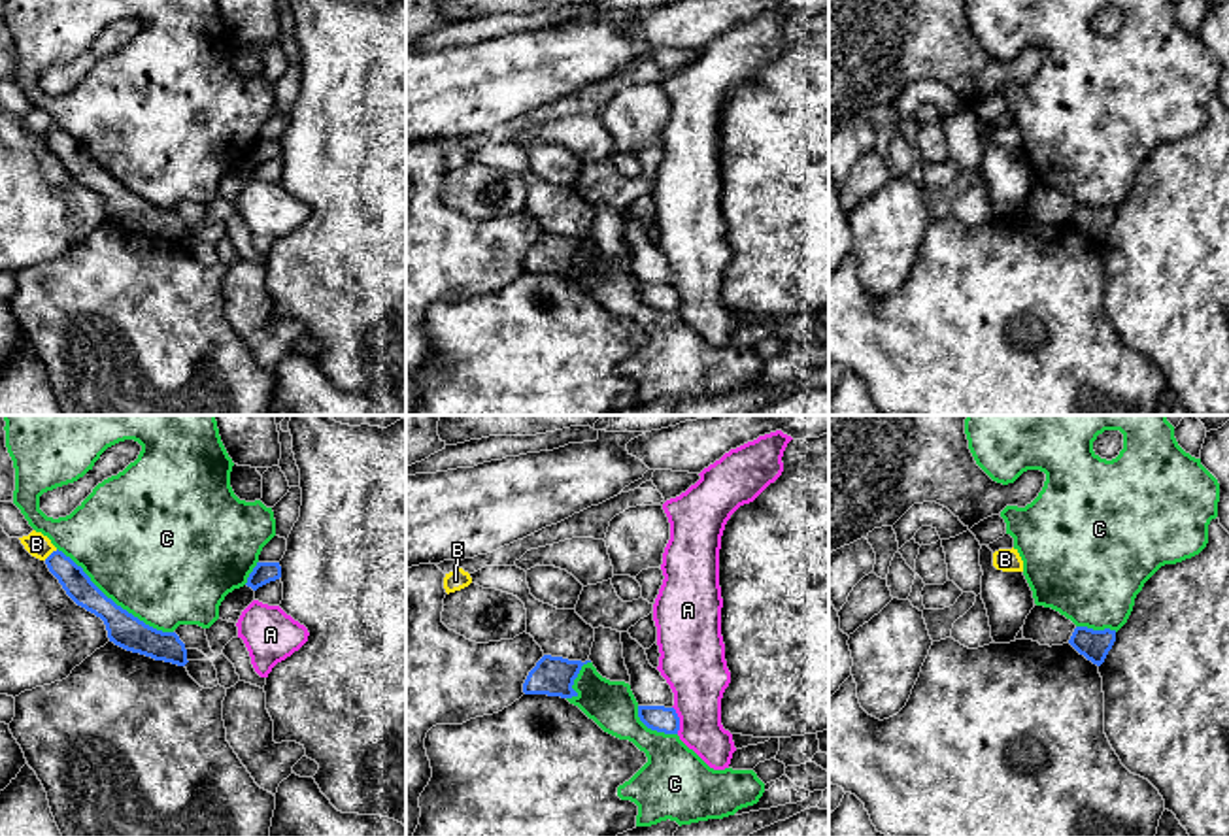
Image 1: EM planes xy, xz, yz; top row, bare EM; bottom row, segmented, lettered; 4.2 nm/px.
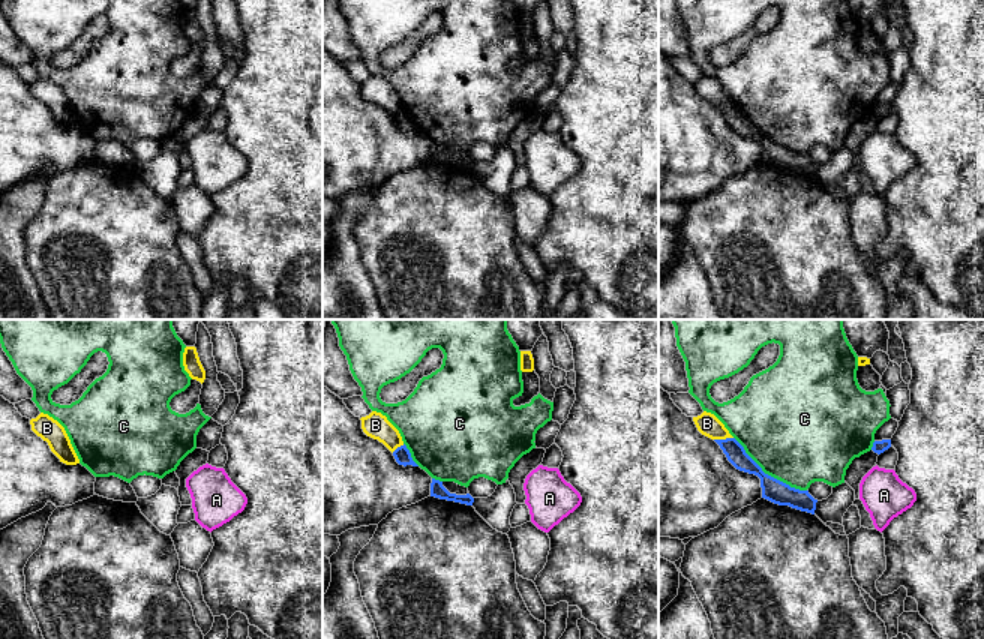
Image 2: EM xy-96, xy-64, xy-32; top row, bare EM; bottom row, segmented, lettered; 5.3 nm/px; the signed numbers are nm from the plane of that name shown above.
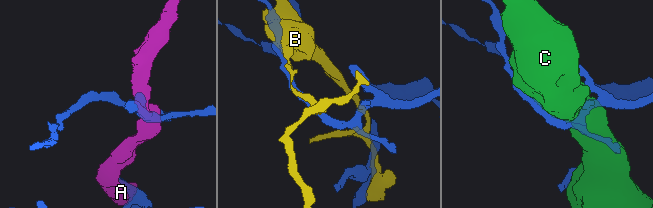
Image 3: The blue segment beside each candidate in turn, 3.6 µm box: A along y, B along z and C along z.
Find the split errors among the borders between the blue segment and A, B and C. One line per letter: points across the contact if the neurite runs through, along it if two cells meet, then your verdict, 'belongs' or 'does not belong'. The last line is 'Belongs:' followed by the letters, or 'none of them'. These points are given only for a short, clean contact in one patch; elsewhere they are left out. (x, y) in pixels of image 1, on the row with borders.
A: does not belong
B: does not belong
C: does not belong
Belongs: none of them

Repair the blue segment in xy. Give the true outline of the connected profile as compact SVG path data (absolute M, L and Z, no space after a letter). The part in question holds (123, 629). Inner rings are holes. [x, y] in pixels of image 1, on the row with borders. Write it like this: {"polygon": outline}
{"polygon": "M53 551L45 559L45 564L77 606L104 621L109 642L155 660L177 666L189 662L185 644L176 632L157 630L117 606L91 581L83 568L62 551Z"}

